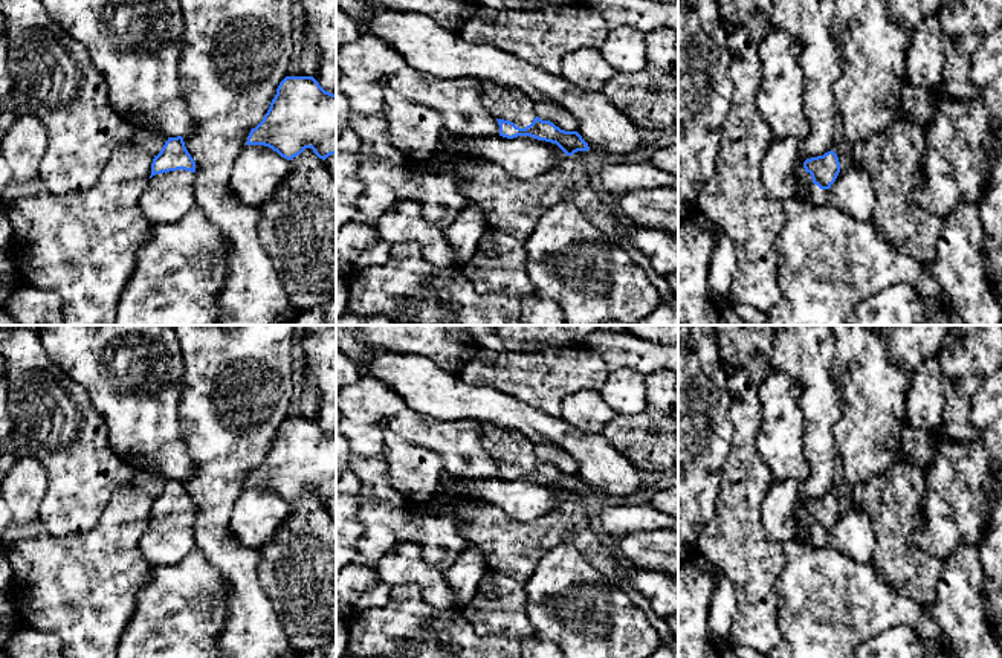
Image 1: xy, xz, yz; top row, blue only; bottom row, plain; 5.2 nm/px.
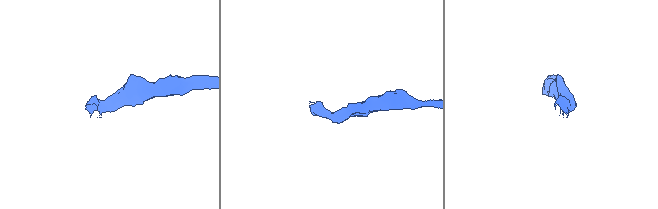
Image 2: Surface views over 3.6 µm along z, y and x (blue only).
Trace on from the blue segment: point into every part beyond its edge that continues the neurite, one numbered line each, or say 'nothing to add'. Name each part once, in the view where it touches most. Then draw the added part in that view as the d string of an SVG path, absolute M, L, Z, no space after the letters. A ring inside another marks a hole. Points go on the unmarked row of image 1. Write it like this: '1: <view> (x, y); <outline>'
1: xy (168, 538); M177 511L153 518L139 547L153 568L177 563L196 547L194 514Z

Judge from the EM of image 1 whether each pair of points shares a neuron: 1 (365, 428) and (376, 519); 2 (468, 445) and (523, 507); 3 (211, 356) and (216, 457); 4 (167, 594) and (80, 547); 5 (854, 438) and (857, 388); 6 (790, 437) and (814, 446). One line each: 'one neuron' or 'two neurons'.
1: one neuron
2: two neurons
3: one neuron
4: two neurons
5: one neuron
6: two neurons

